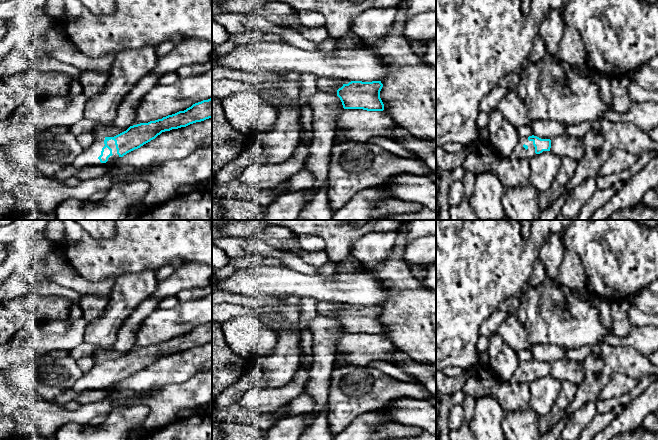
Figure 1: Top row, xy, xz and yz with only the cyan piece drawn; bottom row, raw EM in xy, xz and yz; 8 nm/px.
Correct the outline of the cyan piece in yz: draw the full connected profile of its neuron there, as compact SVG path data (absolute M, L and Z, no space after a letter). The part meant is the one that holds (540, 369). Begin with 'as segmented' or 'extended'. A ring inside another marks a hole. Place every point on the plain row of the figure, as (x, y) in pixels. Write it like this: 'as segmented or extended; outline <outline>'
extended; outline M537 360L520 361L510 381L531 384L535 379L550 375L551 364Z

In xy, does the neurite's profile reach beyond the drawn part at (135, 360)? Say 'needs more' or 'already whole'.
needs more

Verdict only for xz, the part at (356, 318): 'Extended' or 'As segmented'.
Extended

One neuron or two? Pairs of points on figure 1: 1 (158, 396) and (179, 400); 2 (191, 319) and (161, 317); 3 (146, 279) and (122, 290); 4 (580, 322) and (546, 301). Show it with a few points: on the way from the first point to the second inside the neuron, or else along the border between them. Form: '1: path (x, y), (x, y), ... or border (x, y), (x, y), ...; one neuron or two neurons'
1: path (163, 400), (174, 400); one neuron
2: path (184, 319), (168, 319); one neuron
3: path (140, 285), (128, 290); one neuron
4: path (572, 322), (562, 317), (554, 309); one neuron

